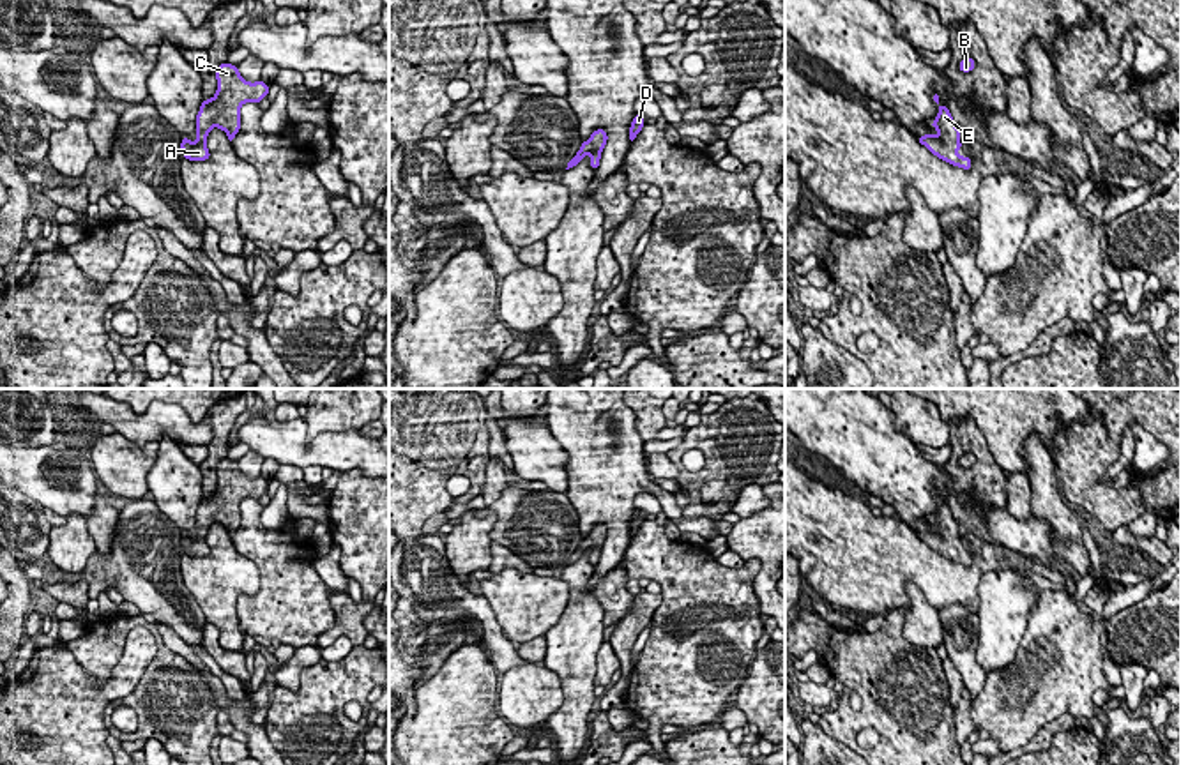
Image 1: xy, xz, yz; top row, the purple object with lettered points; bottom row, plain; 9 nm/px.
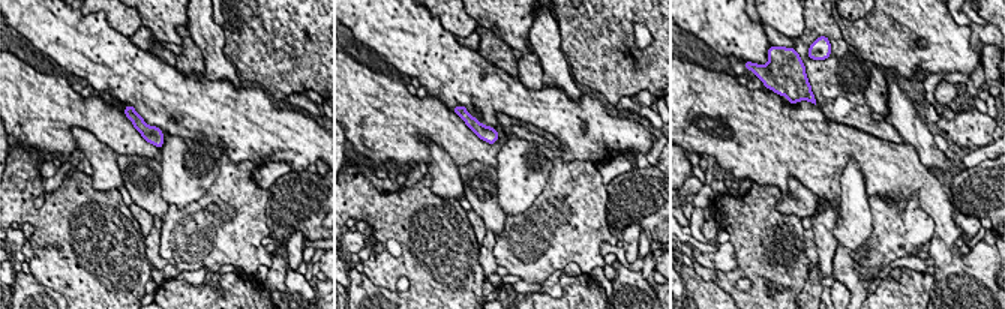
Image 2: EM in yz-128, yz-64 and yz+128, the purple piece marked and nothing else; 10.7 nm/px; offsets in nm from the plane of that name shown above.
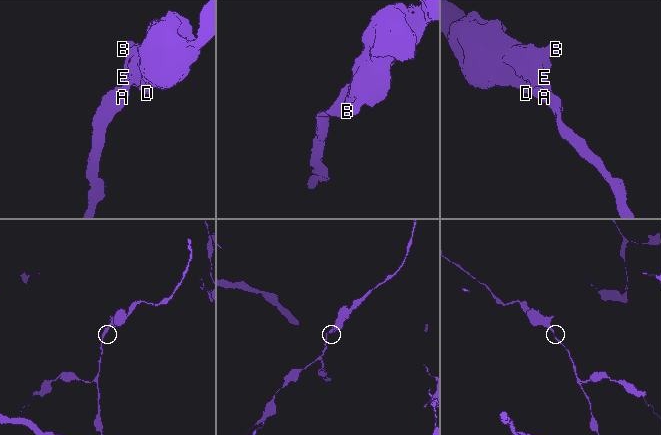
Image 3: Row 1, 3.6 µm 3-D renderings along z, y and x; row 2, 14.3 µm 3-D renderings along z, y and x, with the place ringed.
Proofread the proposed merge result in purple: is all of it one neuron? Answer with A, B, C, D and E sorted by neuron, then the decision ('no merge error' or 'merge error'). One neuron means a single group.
A B C D E; no merge error

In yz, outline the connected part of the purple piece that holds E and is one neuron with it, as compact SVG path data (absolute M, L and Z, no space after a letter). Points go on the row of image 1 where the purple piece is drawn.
M937 94L933 95L933 101L939 104L939 113L930 125L935 127L939 134L918 136L918 141L925 145L939 159L971 171L971 157L962 157L956 154L958 150L962 150L960 129L955 125L949 110L939 102Z

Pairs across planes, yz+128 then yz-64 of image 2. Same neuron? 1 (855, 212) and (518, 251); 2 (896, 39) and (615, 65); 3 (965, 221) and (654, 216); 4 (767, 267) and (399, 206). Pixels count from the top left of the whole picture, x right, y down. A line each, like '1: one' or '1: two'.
1: two
2: two
3: two
4: one

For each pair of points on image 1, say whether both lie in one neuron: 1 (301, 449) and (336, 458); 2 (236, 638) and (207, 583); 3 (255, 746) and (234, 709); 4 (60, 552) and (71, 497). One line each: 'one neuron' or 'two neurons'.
1: one neuron
2: one neuron
3: one neuron
4: two neurons

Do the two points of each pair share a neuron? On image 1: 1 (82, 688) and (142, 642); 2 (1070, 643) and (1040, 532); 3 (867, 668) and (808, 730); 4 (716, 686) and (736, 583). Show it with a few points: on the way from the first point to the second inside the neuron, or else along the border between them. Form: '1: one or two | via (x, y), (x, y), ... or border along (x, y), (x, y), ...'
1: one | via (99, 691), (106, 691), (135, 659)
2: two | border along (1040, 589), (1063, 589), (1068, 594)
3: two | border along (817, 723), (826, 734), (849, 746)
4: one | via (716, 661), (716, 608)

